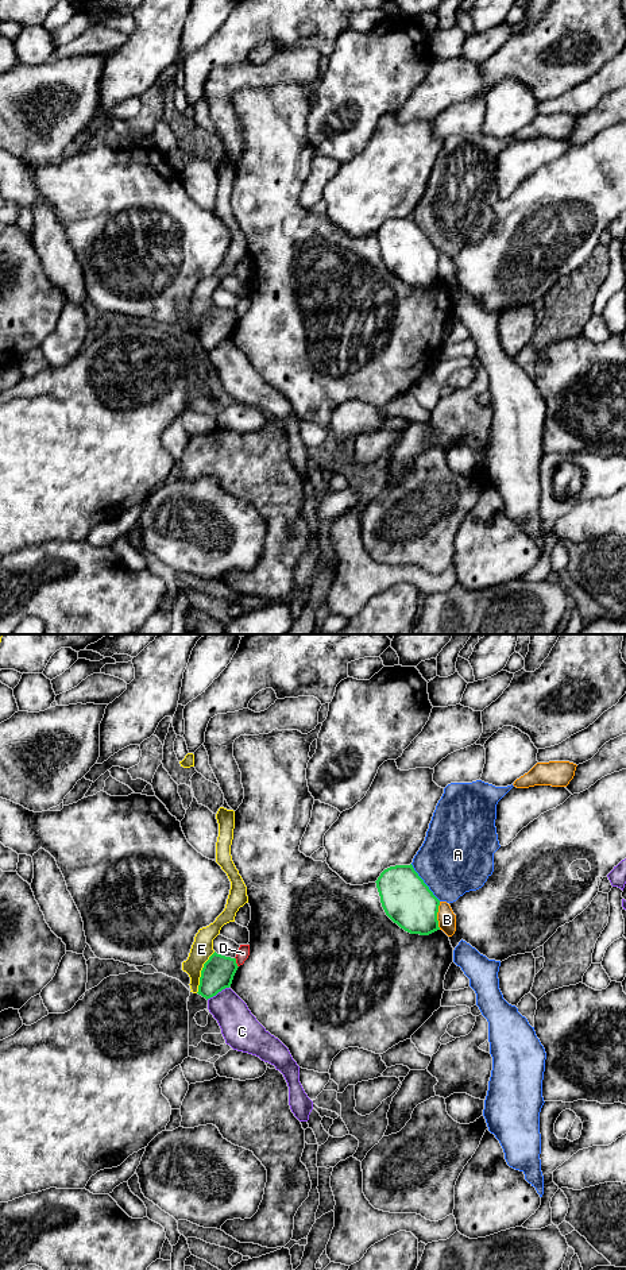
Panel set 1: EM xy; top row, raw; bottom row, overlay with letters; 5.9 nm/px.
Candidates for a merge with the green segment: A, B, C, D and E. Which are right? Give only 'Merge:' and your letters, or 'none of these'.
Merge: none of these

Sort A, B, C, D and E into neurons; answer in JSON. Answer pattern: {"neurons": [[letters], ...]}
{"neurons": [["A"], ["B"], ["C"], ["D"], ["E"]]}

